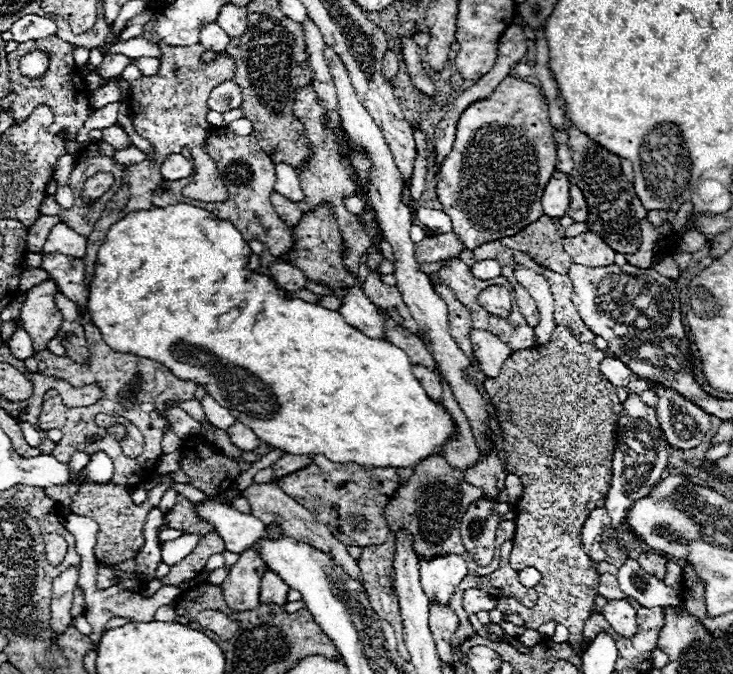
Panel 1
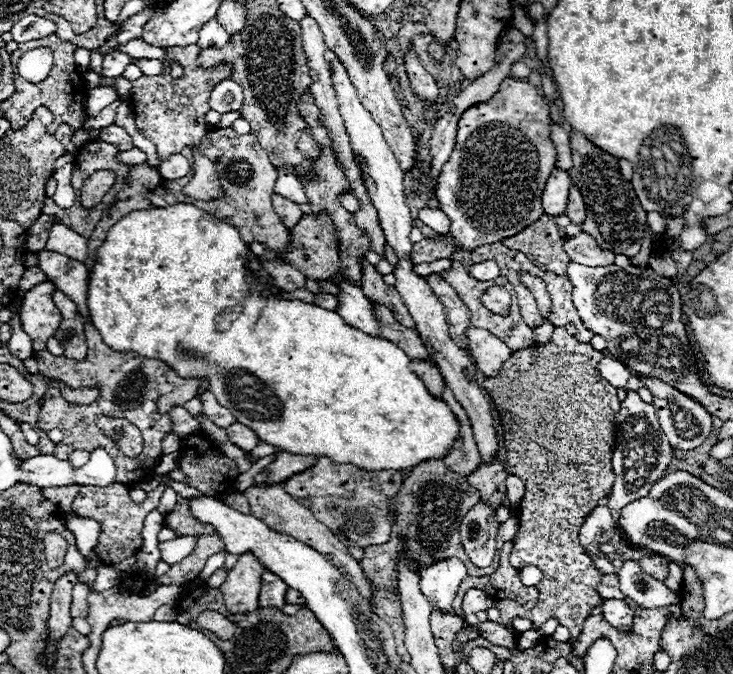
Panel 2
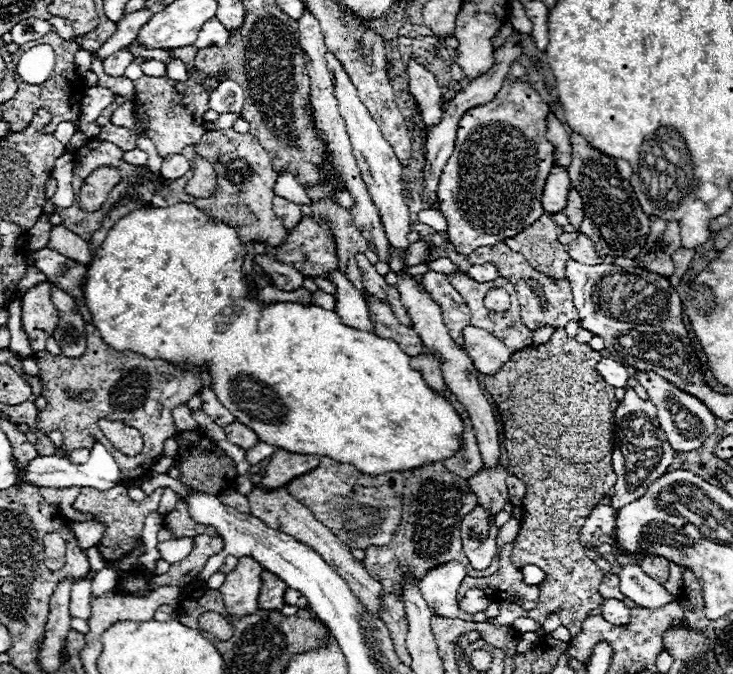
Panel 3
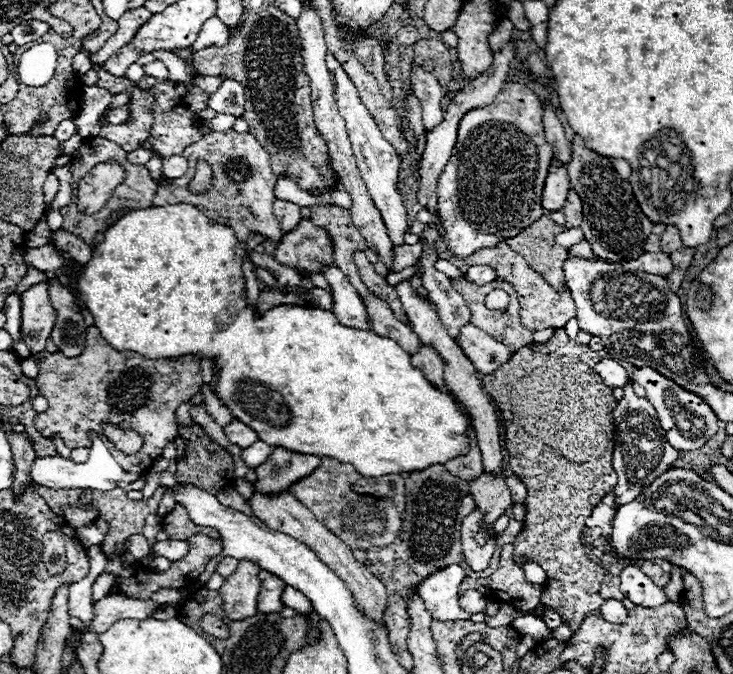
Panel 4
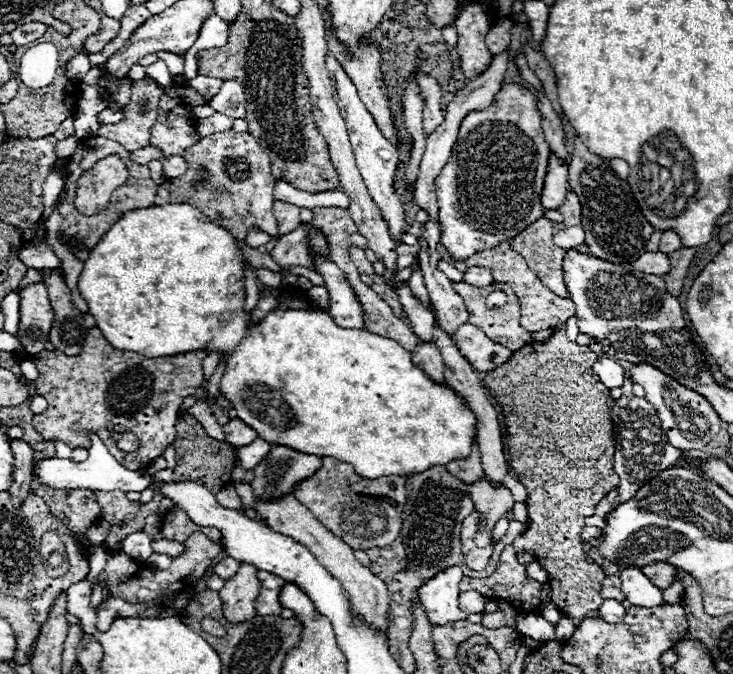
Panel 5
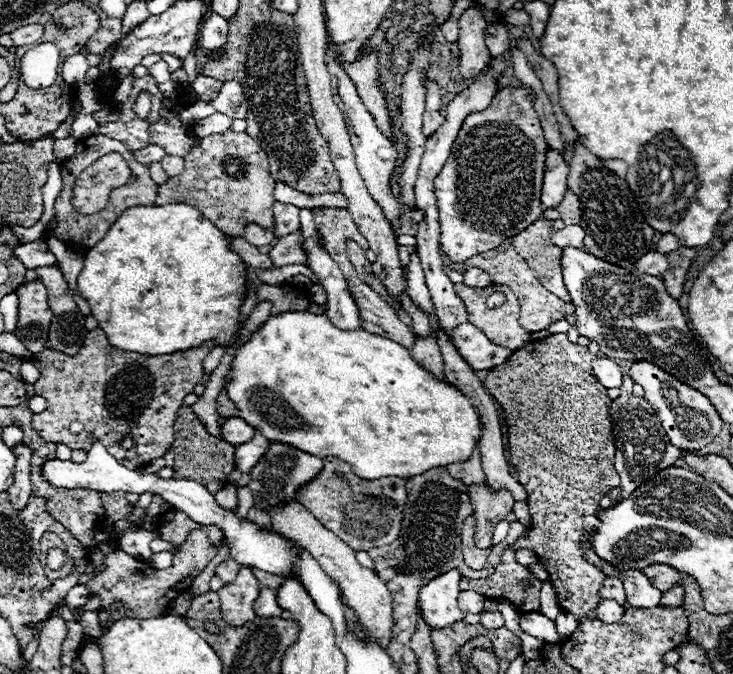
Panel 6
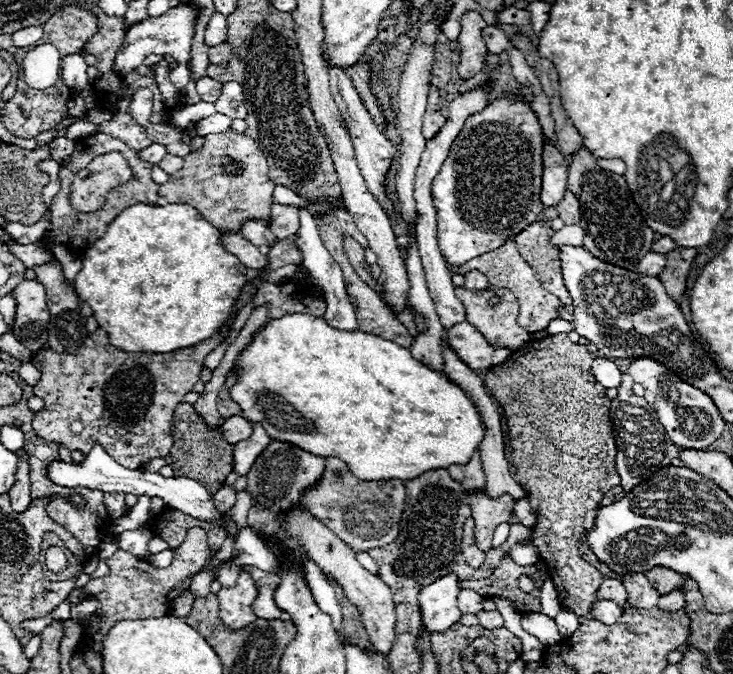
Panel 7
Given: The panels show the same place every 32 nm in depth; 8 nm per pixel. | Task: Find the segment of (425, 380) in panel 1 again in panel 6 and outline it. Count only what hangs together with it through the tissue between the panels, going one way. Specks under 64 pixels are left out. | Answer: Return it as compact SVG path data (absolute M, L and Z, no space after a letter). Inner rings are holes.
M430 334L428 338L418 338L410 352L422 368L428 368L438 380L444 380L444 374L442 374L444 372L444 360L442 360L442 354L440 354L440 348L436 344L434 334Z

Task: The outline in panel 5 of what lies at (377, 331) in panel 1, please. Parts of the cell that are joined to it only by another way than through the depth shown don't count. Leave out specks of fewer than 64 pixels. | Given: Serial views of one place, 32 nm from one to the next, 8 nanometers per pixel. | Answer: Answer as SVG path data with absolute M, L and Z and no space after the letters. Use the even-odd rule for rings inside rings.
M316 258L316 272L324 278L326 290L330 294L330 316L344 328L366 328L364 326L364 314L362 304L358 302L352 286L348 284L346 276L340 272L340 268L330 262Z

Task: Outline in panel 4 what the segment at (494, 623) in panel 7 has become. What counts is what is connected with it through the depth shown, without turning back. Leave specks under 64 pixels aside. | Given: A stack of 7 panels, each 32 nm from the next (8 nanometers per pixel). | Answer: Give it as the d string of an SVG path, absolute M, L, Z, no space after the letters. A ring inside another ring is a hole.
M554 332L552 338L550 338L546 344L530 344L530 346L520 348L518 352L514 352L514 354L510 356L510 360L508 360L506 364L502 364L494 374L486 374L484 380L482 380L482 386L484 386L484 390L494 398L494 402L496 402L496 406L500 408L500 414L502 414L502 422L504 422L504 430L506 430L506 440L508 440L508 442L504 442L504 448L508 450L508 470L514 472L514 474L526 484L526 488L528 488L528 494L526 494L526 500L524 500L524 506L526 506L524 528L522 528L522 532L520 532L520 534L516 536L516 540L514 540L514 556L512 556L512 558L514 558L516 564L526 564L526 562L538 564L538 566L548 574L548 578L546 578L546 582L544 582L544 586L542 586L542 596L540 596L538 608L534 608L534 610L530 610L530 612L524 612L524 610L516 608L514 604L502 604L500 610L498 610L498 614L492 616L492 618L486 616L484 622L490 624L490 626L510 626L512 620L516 620L518 616L536 616L536 618L544 618L546 610L552 608L552 610L556 610L556 612L560 614L562 622L568 624L572 632L578 632L582 620L584 620L592 610L598 610L598 608L604 604L604 598L600 596L600 584L602 584L602 578L604 578L606 572L604 572L596 562L592 562L592 560L586 556L584 544L580 542L580 534L582 534L582 528L584 528L584 520L592 514L592 510L596 508L596 504L598 504L606 494L610 494L610 492L614 490L614 484L616 484L616 480L618 480L618 476L616 476L616 472L614 472L614 468L612 468L612 452L614 452L612 410L614 410L614 406L616 406L616 398L612 396L612 390L602 382L602 378L594 372L594 364L600 360L600 356L598 356L598 352L590 350L590 346L578 344L578 342L570 340L570 338L566 336L566 332Z

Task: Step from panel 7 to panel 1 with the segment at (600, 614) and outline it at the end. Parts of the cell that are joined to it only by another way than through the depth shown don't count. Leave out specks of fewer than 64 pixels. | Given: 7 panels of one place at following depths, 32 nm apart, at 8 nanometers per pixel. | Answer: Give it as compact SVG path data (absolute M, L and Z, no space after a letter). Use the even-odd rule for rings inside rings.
M608 600L608 604L602 608L602 616L606 622L614 628L620 636L636 636L638 624L636 624L636 610L626 600Z

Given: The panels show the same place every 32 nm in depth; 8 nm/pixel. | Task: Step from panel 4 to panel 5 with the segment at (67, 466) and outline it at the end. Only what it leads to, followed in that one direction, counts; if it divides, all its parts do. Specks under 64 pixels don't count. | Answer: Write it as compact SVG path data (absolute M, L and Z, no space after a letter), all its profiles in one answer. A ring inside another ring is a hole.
M94 434L92 436L92 448L86 458L86 462L72 462L64 458L46 458L38 460L34 464L34 474L38 480L50 488L86 488L86 490L102 490L102 492L112 492L112 490L124 490L124 492L142 492L150 484L150 476L146 472L132 472L122 468L114 456L108 452L104 442Z

